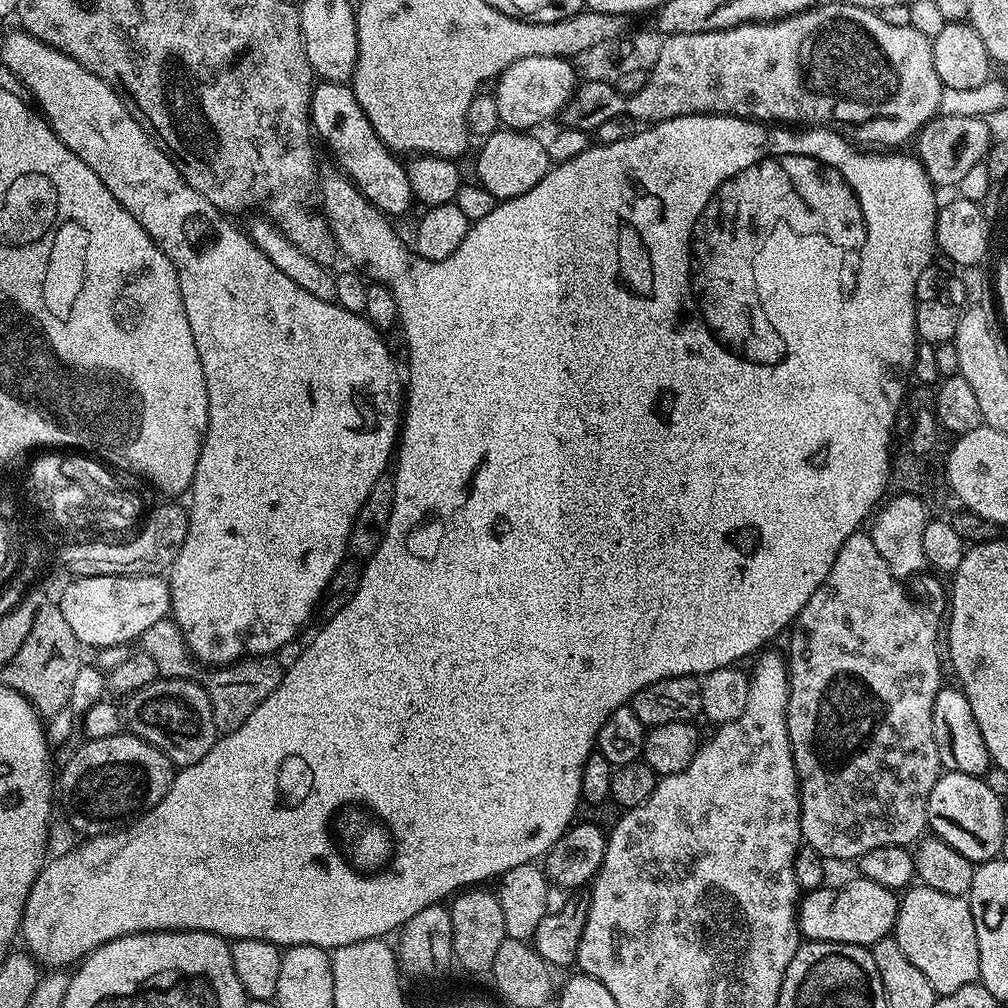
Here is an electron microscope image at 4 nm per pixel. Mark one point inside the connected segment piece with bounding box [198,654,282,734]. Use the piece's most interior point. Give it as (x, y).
(235, 691)

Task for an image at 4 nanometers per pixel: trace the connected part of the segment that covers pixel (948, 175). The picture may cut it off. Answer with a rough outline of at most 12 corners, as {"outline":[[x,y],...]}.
{"outline":[[932,117],[914,155],[937,189],[987,157],[981,117]]}

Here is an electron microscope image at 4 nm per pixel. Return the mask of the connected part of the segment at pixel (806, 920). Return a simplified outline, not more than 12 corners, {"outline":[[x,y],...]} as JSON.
{"outline":[[848,880],[801,895],[805,941],[870,946],[895,929],[897,893]]}

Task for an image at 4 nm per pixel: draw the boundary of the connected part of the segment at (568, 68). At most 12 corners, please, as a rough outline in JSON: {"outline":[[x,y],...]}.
{"outline":[[531,56],[494,84],[501,125],[536,130],[576,95],[571,59]]}

